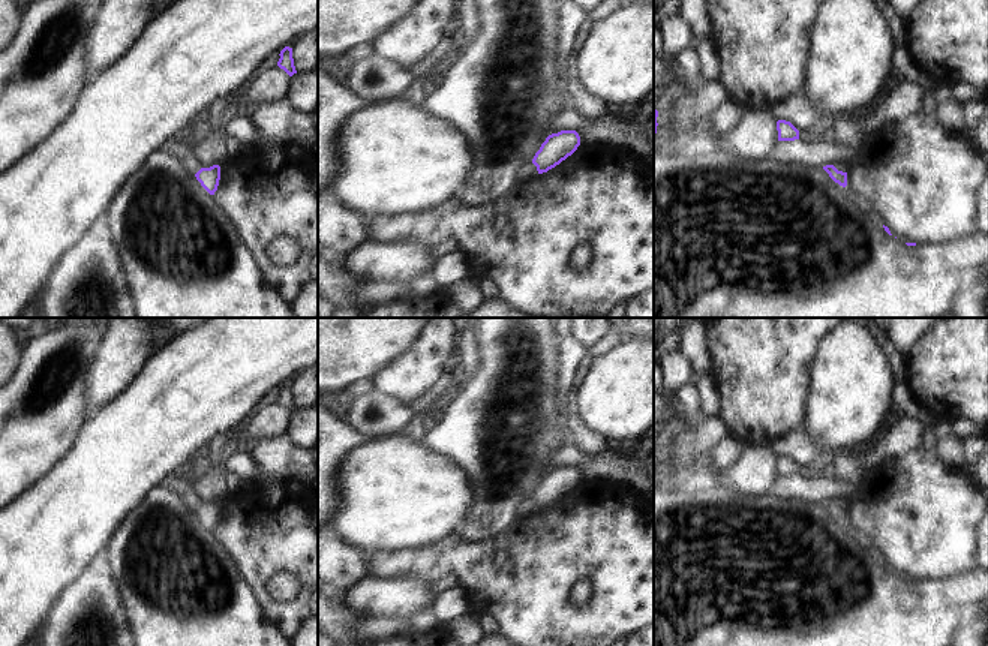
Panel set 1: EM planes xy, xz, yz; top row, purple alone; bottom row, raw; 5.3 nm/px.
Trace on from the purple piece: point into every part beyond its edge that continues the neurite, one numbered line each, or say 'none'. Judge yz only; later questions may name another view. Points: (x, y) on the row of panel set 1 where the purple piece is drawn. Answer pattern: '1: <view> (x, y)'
none

